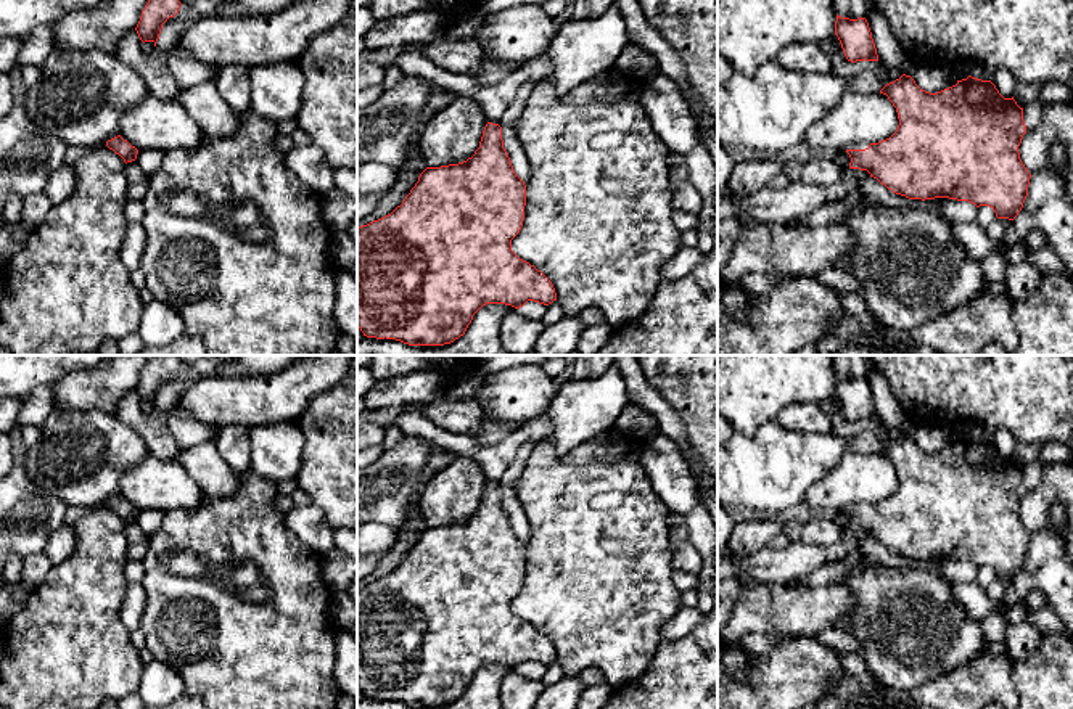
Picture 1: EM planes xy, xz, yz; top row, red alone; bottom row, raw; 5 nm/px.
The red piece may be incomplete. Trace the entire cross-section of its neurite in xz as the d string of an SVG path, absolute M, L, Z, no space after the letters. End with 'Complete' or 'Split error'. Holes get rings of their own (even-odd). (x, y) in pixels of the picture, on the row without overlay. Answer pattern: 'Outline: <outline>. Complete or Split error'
Outline: M486 484L479 508L467 521L441 527L426 527L401 566L397 566L391 574L357 588L357 686L364 696L396 699L409 706L444 706L463 696L473 680L473 675L486 664L505 664L520 669L528 661L544 666L557 661L552 641L541 630L520 619L512 611L512 600L523 587L524 566L526 545L513 531L508 513L504 508L502 487L499 484Z. Complete

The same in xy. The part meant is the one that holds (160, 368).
Outline: M151 355L135 387L140 400L156 407L162 384L179 373L180 365L177 355Z. Complete

